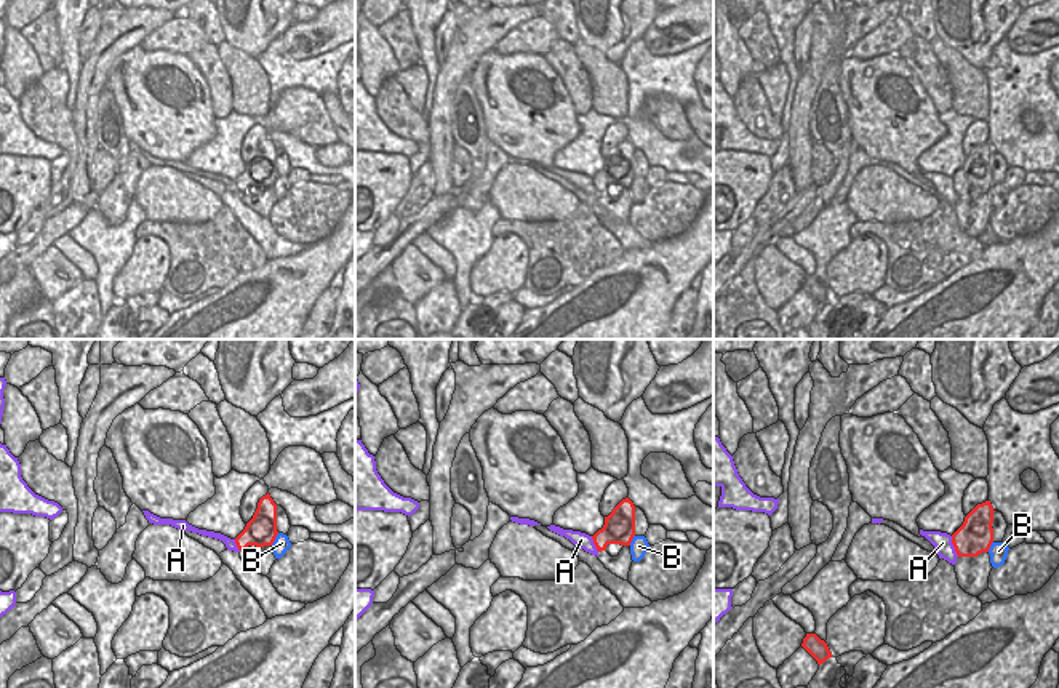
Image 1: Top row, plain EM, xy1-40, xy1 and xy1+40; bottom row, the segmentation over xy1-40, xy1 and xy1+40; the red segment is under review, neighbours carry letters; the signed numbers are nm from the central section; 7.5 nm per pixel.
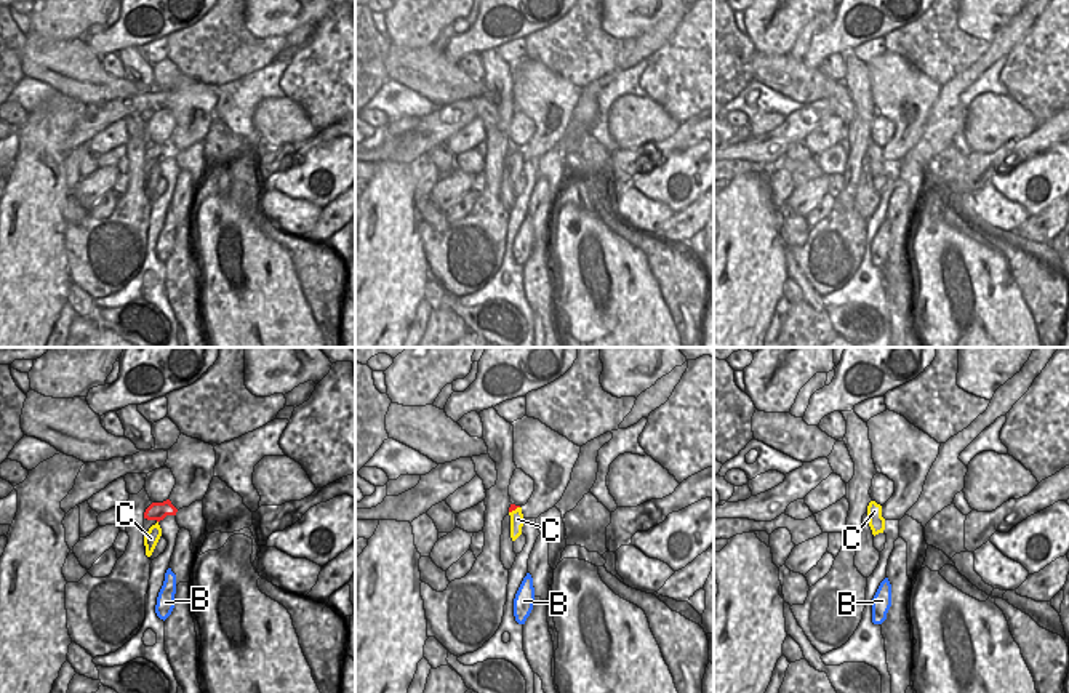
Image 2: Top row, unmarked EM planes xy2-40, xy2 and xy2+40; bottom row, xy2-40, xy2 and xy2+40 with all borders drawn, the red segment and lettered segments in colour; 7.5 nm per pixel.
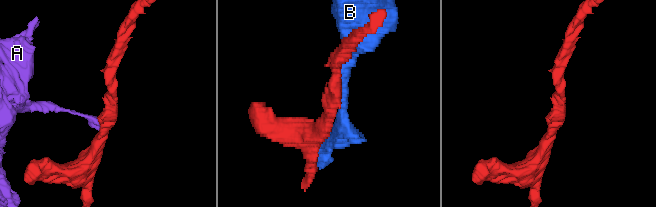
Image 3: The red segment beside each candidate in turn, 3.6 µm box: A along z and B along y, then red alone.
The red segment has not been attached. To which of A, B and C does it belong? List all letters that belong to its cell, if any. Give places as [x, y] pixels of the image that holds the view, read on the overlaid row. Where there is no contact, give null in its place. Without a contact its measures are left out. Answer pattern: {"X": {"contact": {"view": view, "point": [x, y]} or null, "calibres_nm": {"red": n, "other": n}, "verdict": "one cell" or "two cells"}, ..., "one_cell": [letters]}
{"A": {"contact": {"view": "xy1+40", "point": [954, 546]}, "calibres_nm": {"red": 260, "other": 140}, "verdict": "two cells"}, "B": {"contact": {"view": "xy1-40", "point": [274, 540]}, "calibres_nm": {"red": 240, "other": 120}, "verdict": "two cells"}, "C": {"contact": {"view": "xy2", "point": [514, 509]}, "calibres_nm": {"red": 50, "other": 100}, "verdict": "two cells"}, "one_cell": []}

